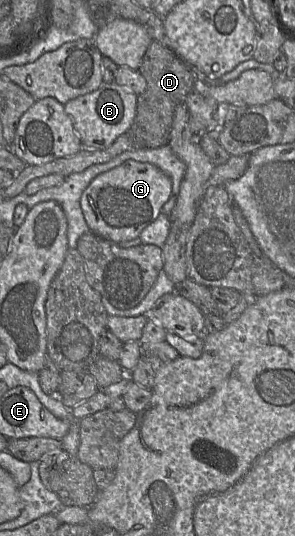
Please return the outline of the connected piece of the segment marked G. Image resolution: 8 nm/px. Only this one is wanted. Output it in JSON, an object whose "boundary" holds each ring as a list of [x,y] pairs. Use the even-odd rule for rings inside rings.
{"boundary":[[[127,160],[99,174],[84,190],[80,205],[90,231],[99,237],[119,244],[139,238],[142,231],[154,222],[172,195],[172,181],[155,165]]]}

